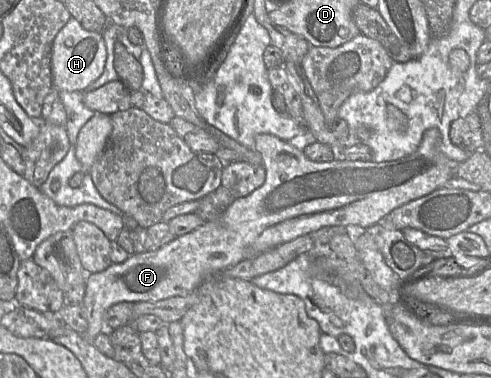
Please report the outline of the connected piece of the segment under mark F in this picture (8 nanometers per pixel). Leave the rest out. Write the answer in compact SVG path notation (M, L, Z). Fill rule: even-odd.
M430 128L423 134L417 150L393 161L347 161L337 158L330 162L314 162L301 149L271 134L255 137L254 149L260 153L266 171L262 186L246 197L234 199L217 218L205 221L195 230L174 238L170 243L155 251L135 253L123 263L112 263L107 269L86 275L85 295L82 308L86 313L88 329L82 335L93 343L96 336L106 330L105 312L119 302L159 301L174 296L185 296L209 277L239 262L264 253L290 242L300 236L310 234L325 226L345 226L348 231L364 232L364 229L377 224L392 210L421 198L433 191L444 188L446 181L455 176L457 163L440 151L441 133L438 128Z

